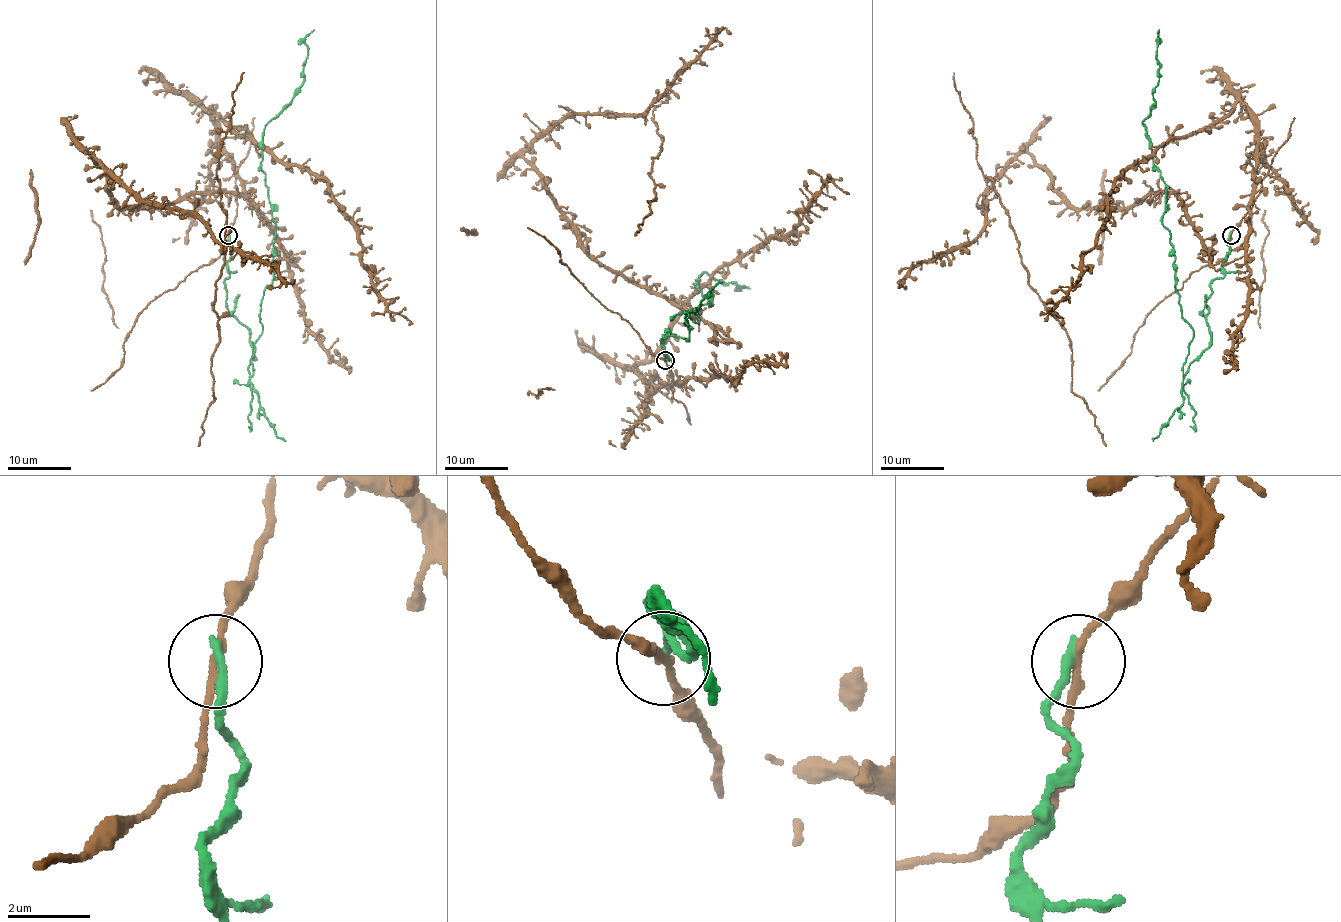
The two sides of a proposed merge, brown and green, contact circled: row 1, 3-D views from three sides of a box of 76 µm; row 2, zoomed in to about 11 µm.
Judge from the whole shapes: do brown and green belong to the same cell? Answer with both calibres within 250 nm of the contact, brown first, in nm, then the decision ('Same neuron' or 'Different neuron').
Thickness 190 nm (brown) against 260 nm. Different neuron

